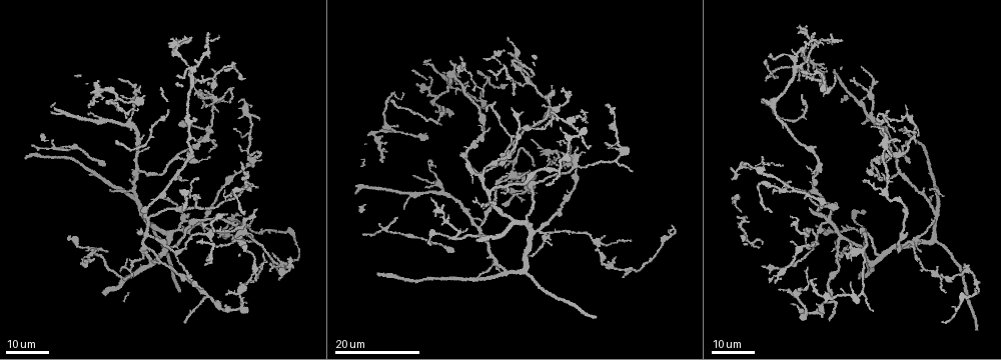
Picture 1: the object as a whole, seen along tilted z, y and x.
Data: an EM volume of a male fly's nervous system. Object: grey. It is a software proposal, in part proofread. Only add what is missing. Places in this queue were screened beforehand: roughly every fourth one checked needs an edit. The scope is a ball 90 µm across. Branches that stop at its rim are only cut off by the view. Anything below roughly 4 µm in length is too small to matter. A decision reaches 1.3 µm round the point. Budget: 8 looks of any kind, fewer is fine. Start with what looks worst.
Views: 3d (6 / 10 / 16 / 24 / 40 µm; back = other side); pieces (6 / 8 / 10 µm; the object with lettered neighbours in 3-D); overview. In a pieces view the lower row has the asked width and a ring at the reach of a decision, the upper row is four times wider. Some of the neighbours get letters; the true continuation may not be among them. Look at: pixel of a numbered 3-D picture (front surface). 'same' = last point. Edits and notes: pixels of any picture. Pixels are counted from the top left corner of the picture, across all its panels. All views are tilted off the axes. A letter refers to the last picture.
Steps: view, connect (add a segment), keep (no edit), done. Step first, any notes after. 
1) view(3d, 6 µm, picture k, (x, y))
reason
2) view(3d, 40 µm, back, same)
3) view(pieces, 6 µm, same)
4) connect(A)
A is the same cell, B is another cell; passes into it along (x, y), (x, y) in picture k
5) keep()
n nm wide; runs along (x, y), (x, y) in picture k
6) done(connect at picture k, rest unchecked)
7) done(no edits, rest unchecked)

view(3d, 24 µm, picture 1, (873, 309))
thin end

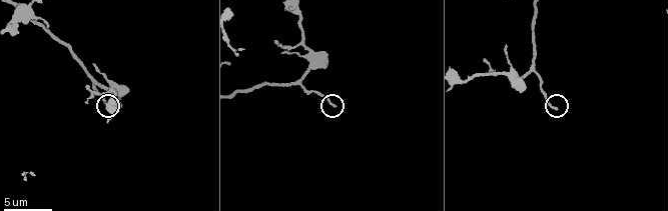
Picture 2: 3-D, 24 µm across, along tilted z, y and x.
view(pieces, 6 µm, picture 2, (335, 103))

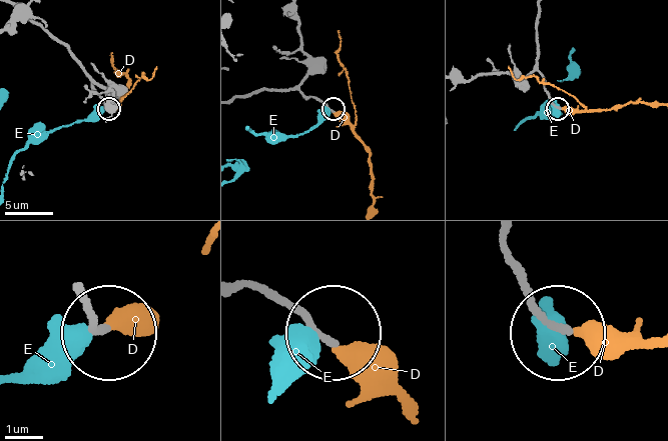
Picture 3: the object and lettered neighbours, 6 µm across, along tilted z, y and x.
connect(D)
D is the same cell, E is another cell; passes into it along (506, 240), (541, 315), (643, 340) in picture 3; the cell continues

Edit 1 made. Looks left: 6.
view(overview)
redraw

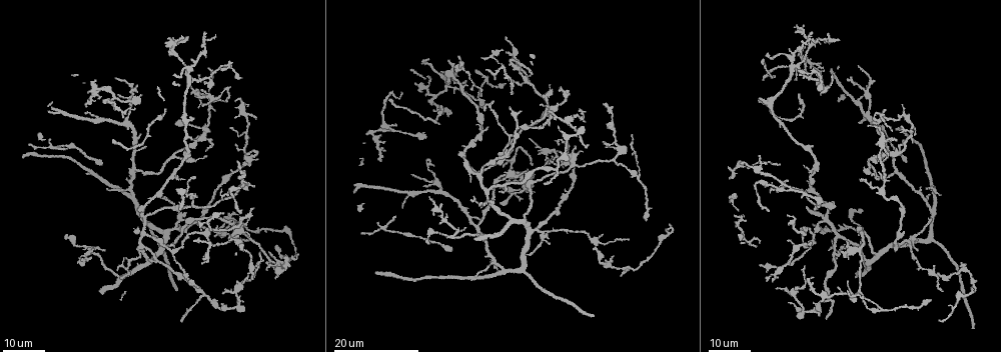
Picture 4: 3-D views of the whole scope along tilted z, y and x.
view(3d, 16 µm, picture 4, (144, 148))
branch stops here

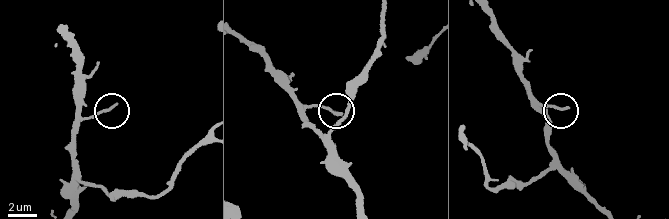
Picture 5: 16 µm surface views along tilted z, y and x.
view(pieces, 6 µm, picture 5, (117, 104))

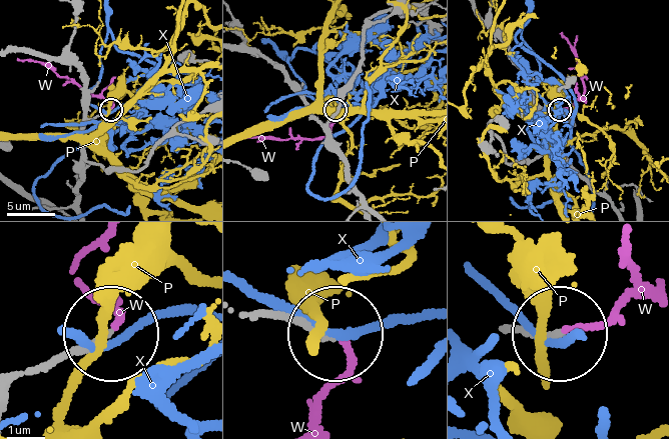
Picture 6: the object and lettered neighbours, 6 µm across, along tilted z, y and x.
connect(W)
W is the same cell, P and X are other cells; passes into it along (269, 317), (303, 320), (345, 353), (348, 371), (307, 424) in picture 6; it goes on there

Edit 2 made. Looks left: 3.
view(3d, 16 µm, picture 1, (931, 220))
tapers out

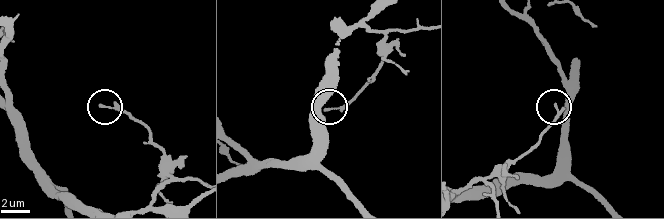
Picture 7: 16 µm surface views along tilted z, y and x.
view(pieces, 8 µm, picture 7, (555, 105))

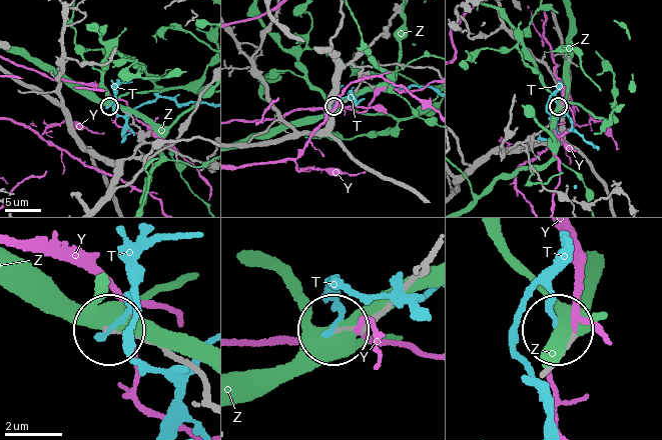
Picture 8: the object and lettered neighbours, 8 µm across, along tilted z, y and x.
keep()
T, Y and Z are other cells; runs along (427, 262), (385, 310), (333, 330) in picture 8; no lettered segment goes on from it

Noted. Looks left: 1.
done(connect at picture 3, connect at picture 6, rest unchecked)

